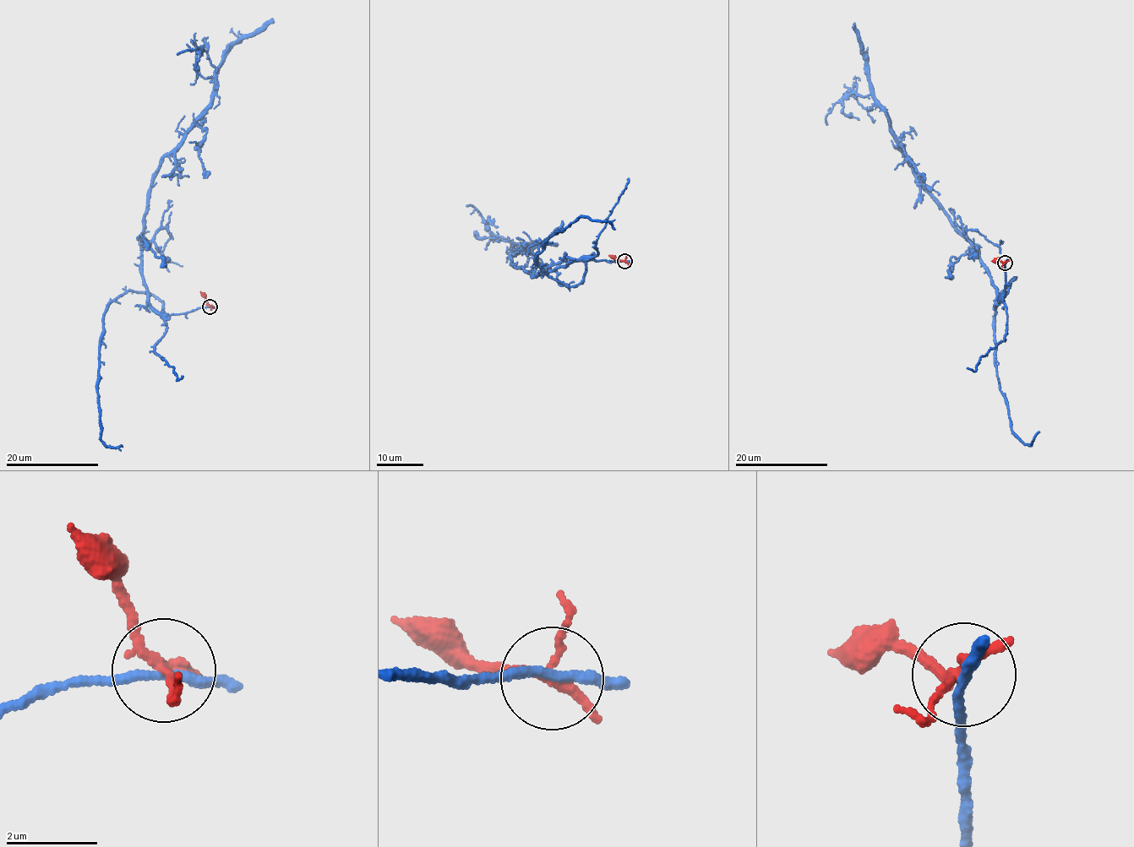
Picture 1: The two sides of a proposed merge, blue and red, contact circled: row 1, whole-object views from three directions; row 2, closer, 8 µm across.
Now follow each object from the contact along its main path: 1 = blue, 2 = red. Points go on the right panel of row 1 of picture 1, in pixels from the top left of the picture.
1: (1005, 263), (1004, 293), (1000, 300), (979, 249), (919, 187), (875, 98), (853, 25)
2: (1005, 263), (991, 261)

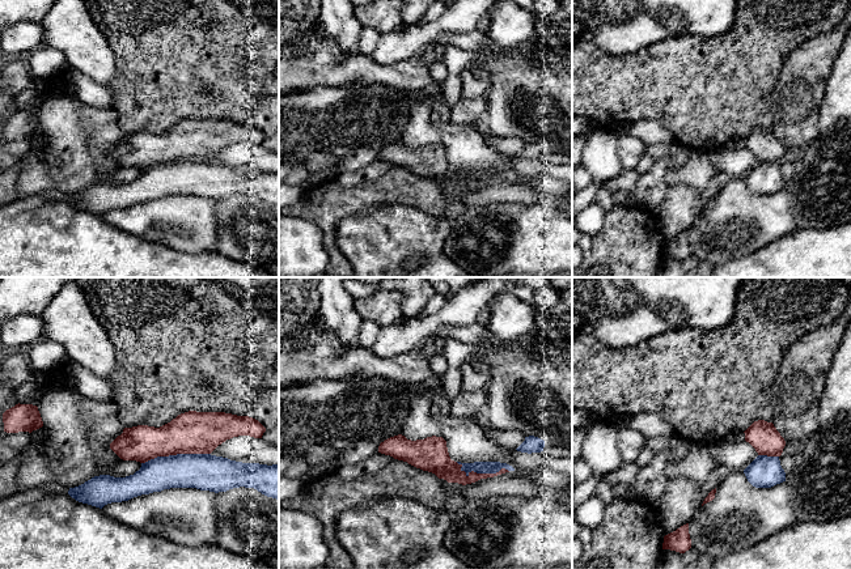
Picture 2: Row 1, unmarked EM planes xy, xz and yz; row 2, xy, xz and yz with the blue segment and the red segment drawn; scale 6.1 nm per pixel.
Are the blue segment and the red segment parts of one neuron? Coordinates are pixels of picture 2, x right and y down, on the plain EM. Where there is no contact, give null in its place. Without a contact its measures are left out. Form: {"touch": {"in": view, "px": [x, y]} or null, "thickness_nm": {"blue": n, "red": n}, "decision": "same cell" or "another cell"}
{"touch": {"in": "xy", "px": [177, 161]}, "thickness_nm": {"blue": 220, "red": 260}, "decision": "another cell"}

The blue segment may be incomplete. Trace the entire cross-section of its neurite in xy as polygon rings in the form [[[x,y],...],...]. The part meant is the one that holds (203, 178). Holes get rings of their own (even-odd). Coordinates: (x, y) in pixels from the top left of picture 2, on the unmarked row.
[[[211,161],[157,164],[141,170],[134,182],[94,183],[69,195],[68,201],[79,209],[102,216],[111,209],[170,195],[196,195],[219,200],[240,194],[254,195],[279,207],[279,171],[242,170]]]

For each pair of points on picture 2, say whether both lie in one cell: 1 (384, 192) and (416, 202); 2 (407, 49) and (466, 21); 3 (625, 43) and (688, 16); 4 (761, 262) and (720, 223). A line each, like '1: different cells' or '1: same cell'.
1: same cell
2: same cell
3: same cell
4: different cells

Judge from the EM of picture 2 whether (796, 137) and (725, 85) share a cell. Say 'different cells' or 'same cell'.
different cells

